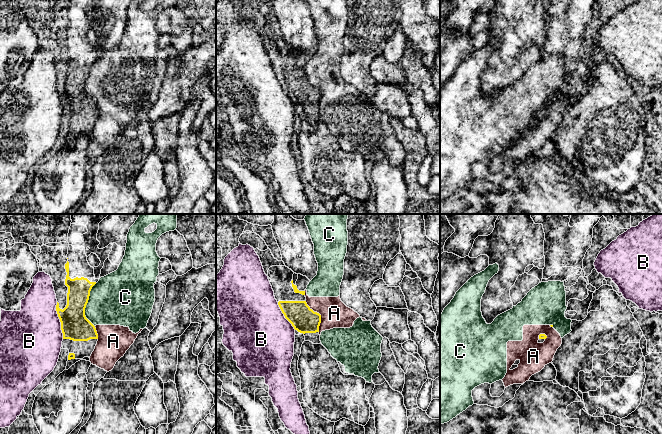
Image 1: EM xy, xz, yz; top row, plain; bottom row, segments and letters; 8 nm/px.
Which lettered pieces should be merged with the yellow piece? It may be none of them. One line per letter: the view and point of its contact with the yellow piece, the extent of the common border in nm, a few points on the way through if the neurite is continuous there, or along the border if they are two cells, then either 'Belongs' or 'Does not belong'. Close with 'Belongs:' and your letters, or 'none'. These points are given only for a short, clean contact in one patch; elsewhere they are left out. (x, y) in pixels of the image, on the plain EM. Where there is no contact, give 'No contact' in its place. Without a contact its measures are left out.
A: Touches yellow at xz (320, 91). Shared border 280 nm. Boundary: xz (305, 77), (320, 91), (319, 107). Does not belong
B: Touches yellow at xy (60, 96). Shared border 300 nm. Does not belong
C: Touches yellow at xy (86, 80). Shared border 360 nm. Boundary: xy (96, 59), (90, 67), (85, 84), (85, 93), (94, 102). Does not belong
Belongs: none

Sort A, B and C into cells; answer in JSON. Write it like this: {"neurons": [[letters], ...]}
{"neurons": [["A", "C"], ["B"]]}

